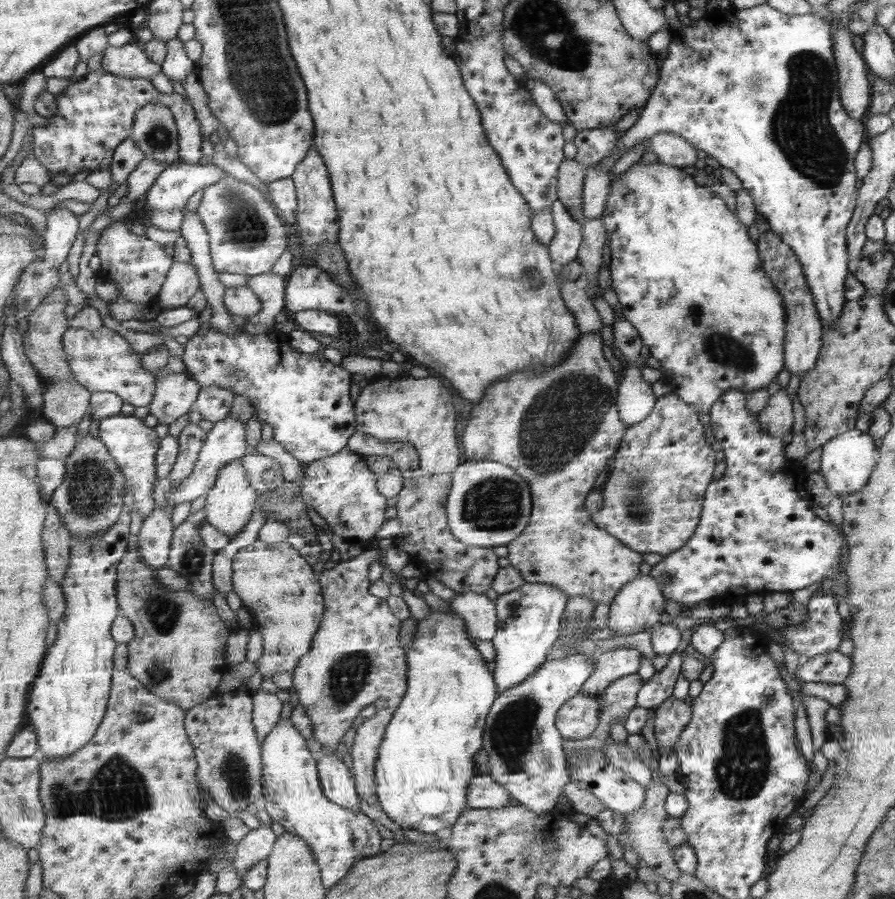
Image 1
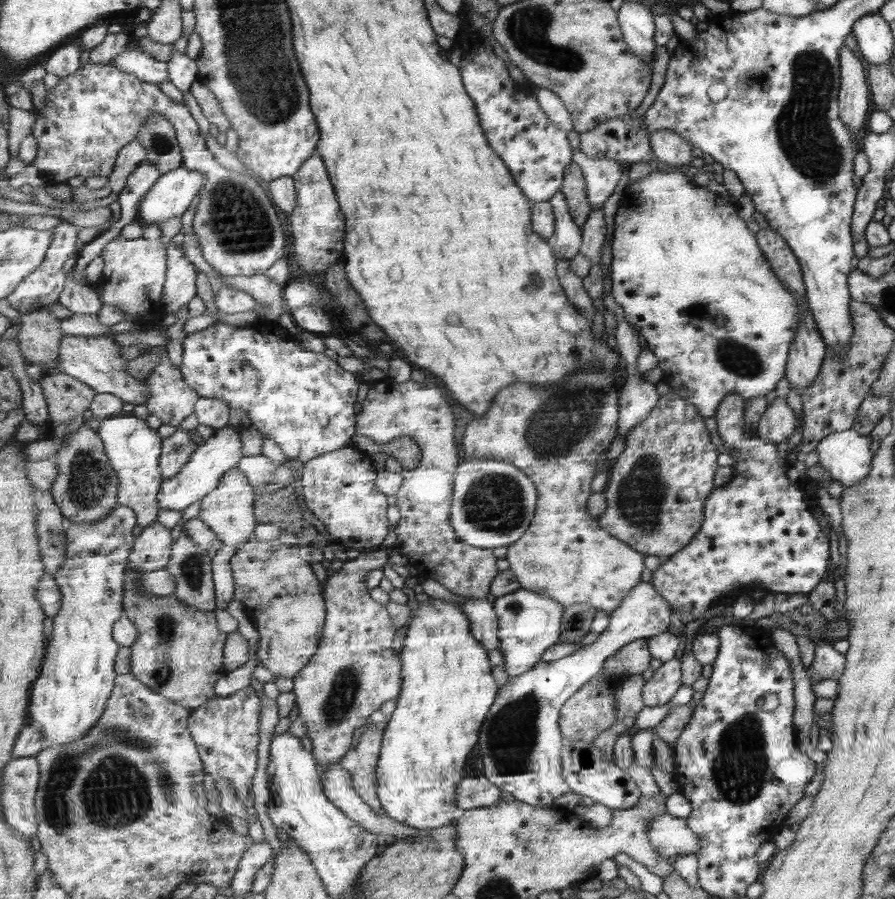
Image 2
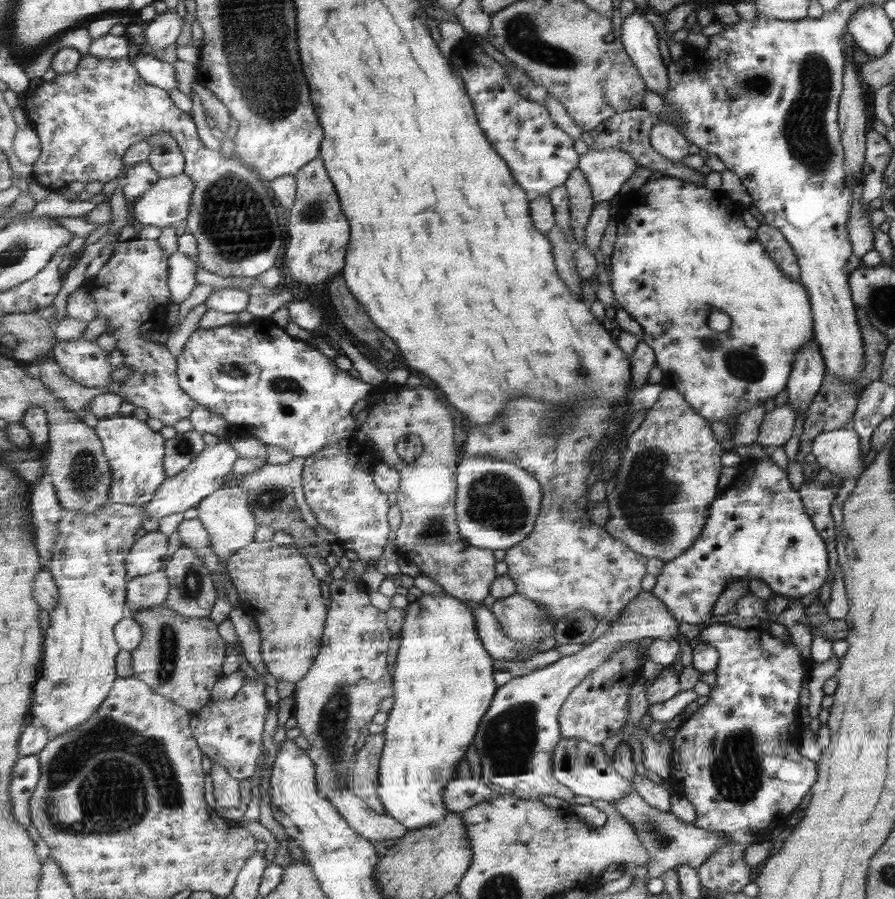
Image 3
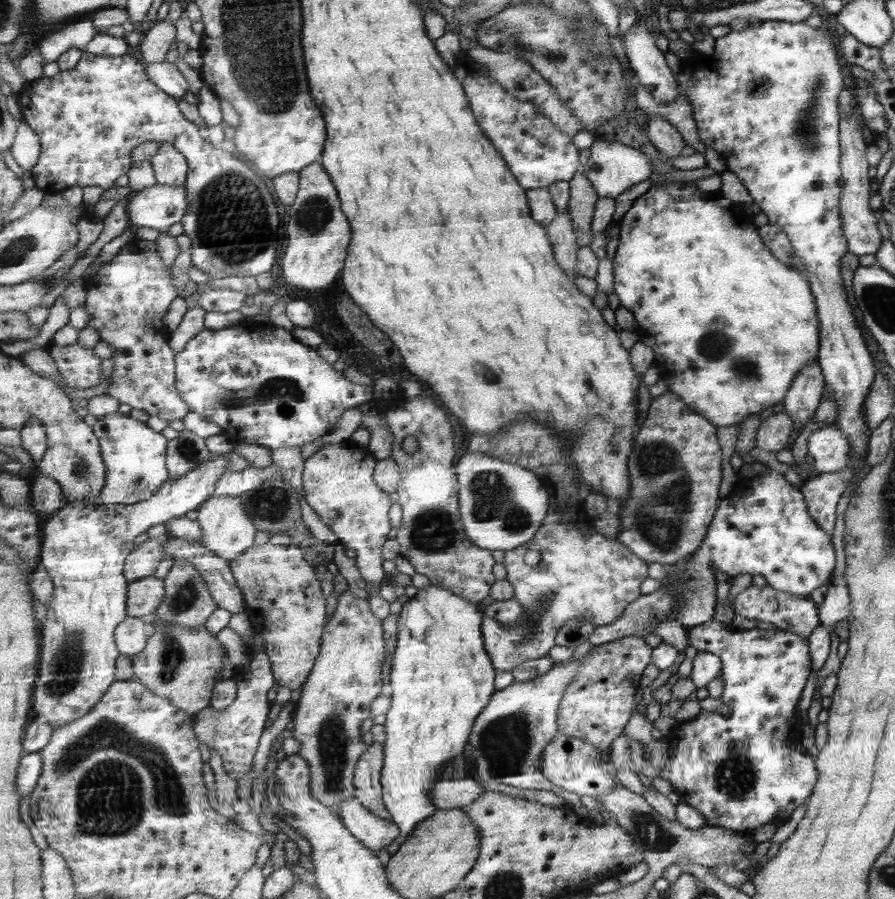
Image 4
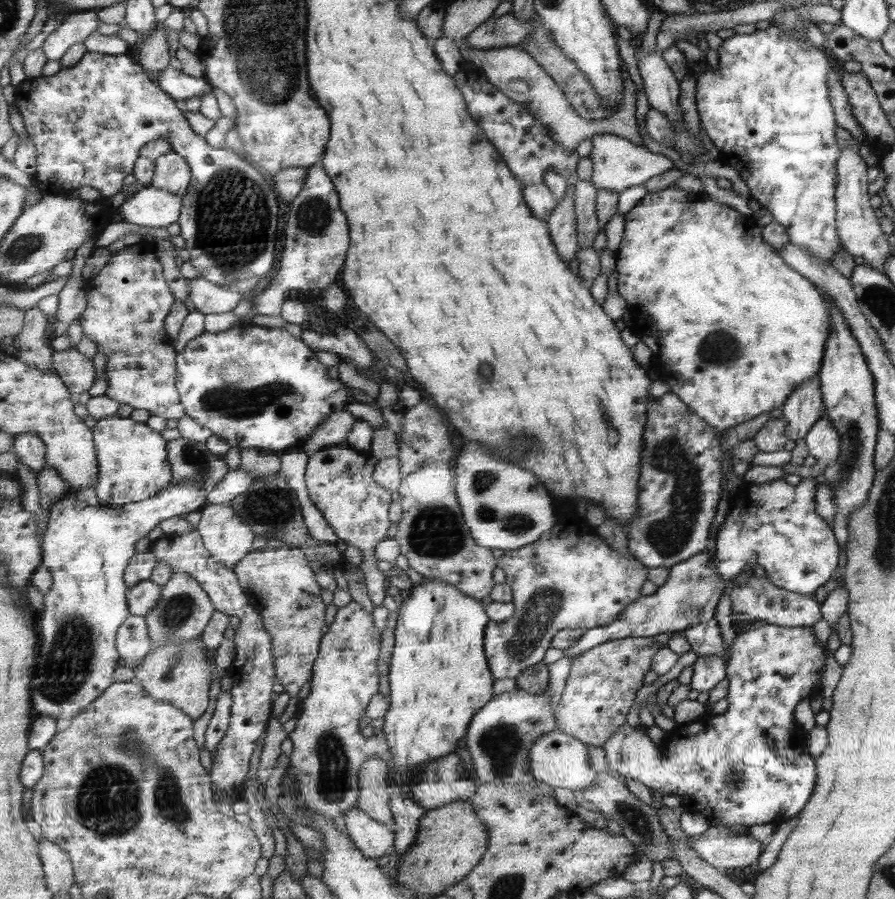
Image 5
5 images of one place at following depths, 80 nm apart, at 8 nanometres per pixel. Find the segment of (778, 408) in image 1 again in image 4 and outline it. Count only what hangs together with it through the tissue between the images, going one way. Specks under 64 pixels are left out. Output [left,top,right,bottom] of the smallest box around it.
[755,410,792,452]

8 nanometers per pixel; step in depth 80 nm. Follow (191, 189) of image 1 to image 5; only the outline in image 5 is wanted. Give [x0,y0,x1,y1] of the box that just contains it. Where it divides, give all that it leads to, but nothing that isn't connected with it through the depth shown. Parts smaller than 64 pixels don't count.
[119,185,183,229]

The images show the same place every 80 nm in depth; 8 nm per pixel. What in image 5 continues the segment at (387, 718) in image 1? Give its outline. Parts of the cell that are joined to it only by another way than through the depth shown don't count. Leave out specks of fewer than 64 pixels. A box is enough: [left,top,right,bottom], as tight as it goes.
[357,755,396,831]

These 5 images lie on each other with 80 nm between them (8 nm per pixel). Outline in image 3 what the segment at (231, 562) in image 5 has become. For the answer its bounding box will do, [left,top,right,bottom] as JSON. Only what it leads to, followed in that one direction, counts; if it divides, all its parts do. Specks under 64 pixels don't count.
[198,473,259,558]

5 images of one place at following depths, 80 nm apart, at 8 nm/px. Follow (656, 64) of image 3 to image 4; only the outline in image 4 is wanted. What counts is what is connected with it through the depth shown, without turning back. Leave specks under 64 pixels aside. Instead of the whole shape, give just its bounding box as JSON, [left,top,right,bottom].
[624,17,677,102]

